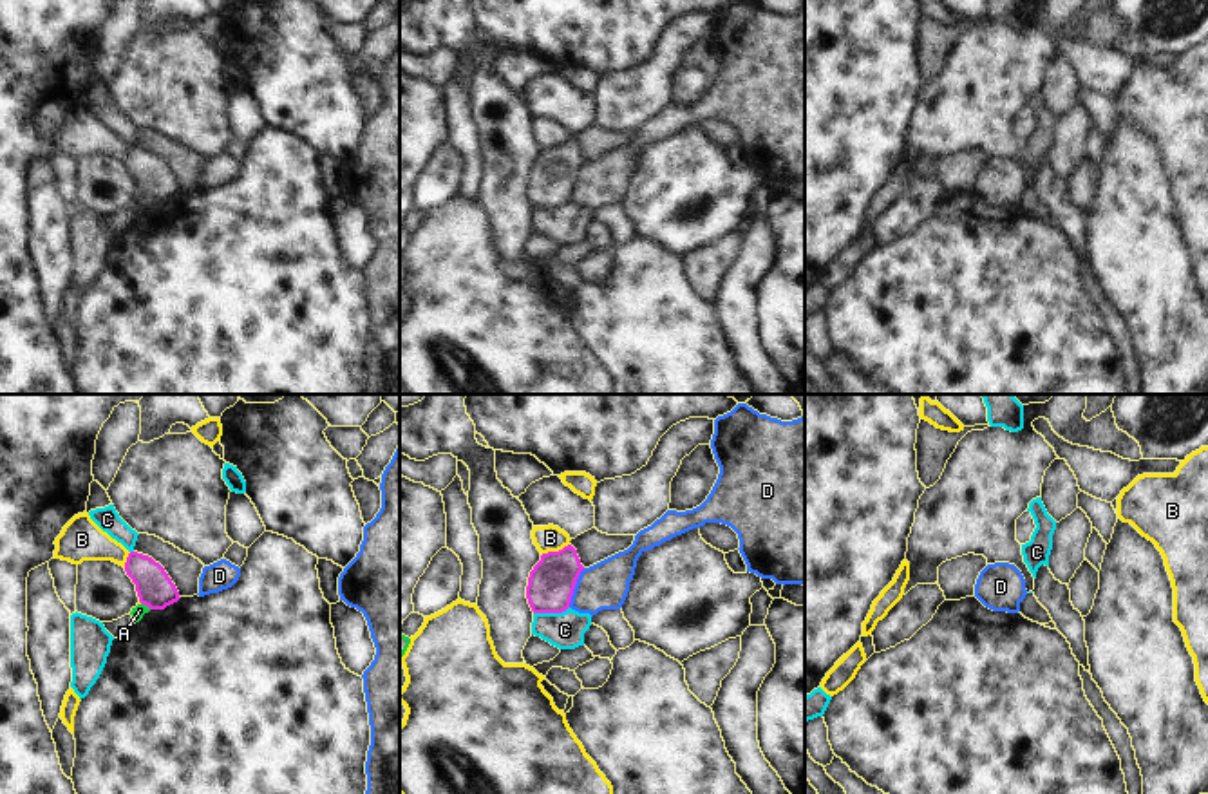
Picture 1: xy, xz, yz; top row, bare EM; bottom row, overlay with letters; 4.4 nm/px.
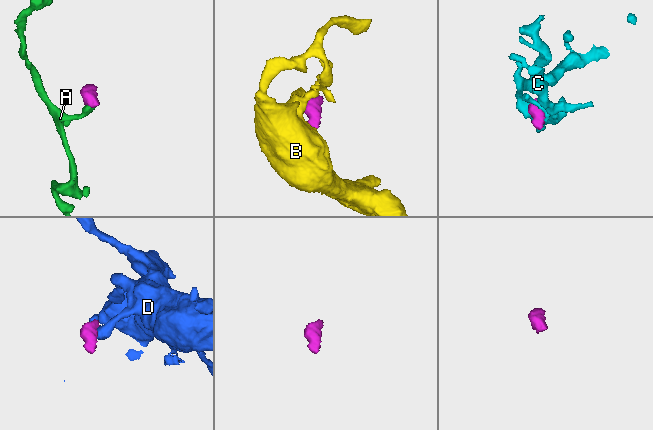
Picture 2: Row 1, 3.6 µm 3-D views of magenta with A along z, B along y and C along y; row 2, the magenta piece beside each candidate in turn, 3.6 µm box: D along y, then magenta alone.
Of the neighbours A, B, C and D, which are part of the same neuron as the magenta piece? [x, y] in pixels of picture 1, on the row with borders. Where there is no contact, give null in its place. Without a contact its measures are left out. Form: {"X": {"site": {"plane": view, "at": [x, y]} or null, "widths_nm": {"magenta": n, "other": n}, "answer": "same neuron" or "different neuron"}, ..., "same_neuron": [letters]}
{"A": {"site": {"plane": "xy", "at": [147, 604]}, "widths_nm": {"magenta": 160, "other": 60}, "answer": "different neuron"}, "B": {"site": {"plane": "xz", "at": [554, 552]}, "widths_nm": {"magenta": 200, "other": 120}, "answer": "different neuron"}, "C": {"site": {"plane": "xz", "at": [550, 612]}, "widths_nm": {"magenta": 200, "other": 160}, "answer": "different neuron"}, "D": {"site": {"plane": "xz", "at": [574, 588]}, "widths_nm": {"magenta": 200, "other": 200}, "answer": "different neuron"}, "same_neuron": []}

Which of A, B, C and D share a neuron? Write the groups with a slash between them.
A / B / C / D

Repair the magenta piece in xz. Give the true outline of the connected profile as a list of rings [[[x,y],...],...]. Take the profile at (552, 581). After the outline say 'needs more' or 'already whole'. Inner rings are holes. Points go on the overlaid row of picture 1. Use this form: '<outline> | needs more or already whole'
[[[568,544],[541,555],[528,577],[526,599],[533,613],[562,613],[570,608],[577,579],[584,566]]] | already whole

